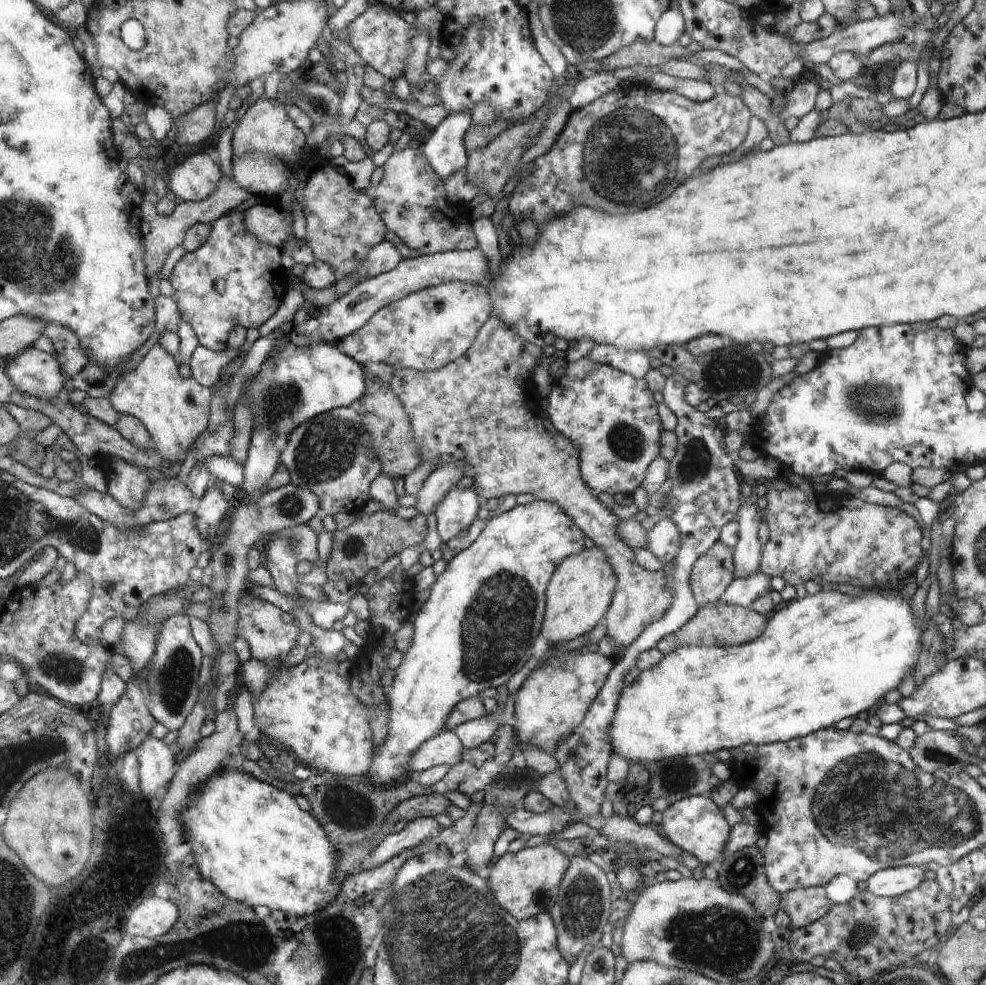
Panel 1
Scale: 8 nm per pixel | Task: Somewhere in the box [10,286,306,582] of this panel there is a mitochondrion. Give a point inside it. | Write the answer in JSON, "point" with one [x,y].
{"point":[280,402]}

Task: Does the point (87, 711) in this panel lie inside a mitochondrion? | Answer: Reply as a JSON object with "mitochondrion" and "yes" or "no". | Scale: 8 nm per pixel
{"mitochondrion":"no"}

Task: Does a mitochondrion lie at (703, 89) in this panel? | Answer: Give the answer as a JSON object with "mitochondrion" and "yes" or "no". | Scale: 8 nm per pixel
{"mitochondrion":"no"}

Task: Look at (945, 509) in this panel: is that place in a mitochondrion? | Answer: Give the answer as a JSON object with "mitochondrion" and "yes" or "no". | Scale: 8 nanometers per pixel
{"mitochondrion":"no"}

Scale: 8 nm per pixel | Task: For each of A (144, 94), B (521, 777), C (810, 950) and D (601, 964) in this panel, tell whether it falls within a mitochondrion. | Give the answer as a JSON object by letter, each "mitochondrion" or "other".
{"A":"other","B":"other","C":"other","D":"mitochondrion"}

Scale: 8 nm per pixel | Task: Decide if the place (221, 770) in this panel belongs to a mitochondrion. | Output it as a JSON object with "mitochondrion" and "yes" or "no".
{"mitochondrion":"no"}

